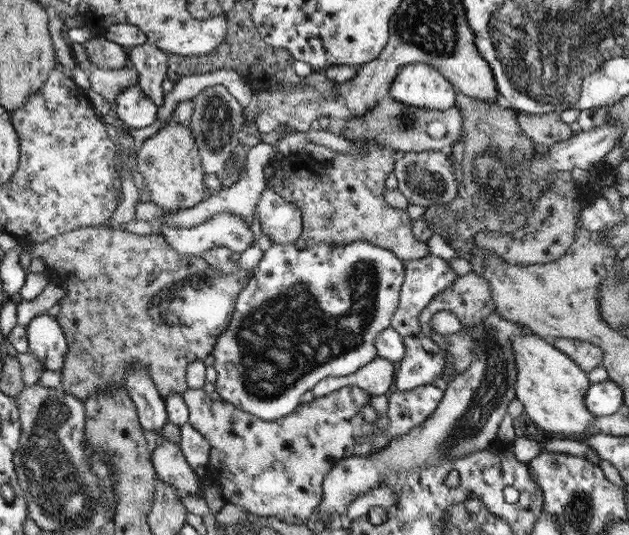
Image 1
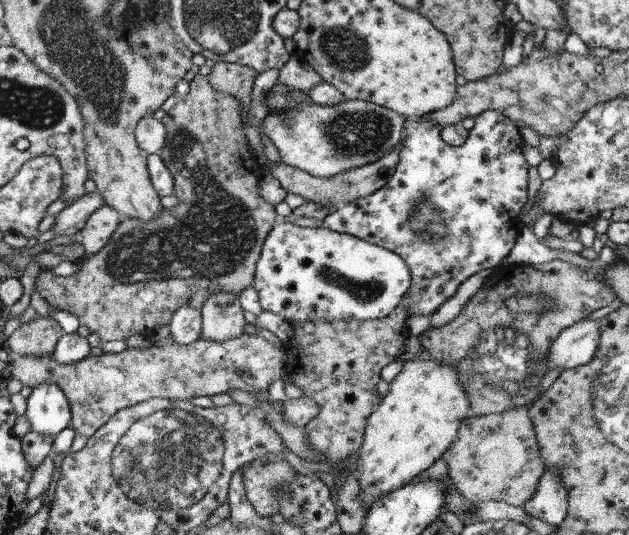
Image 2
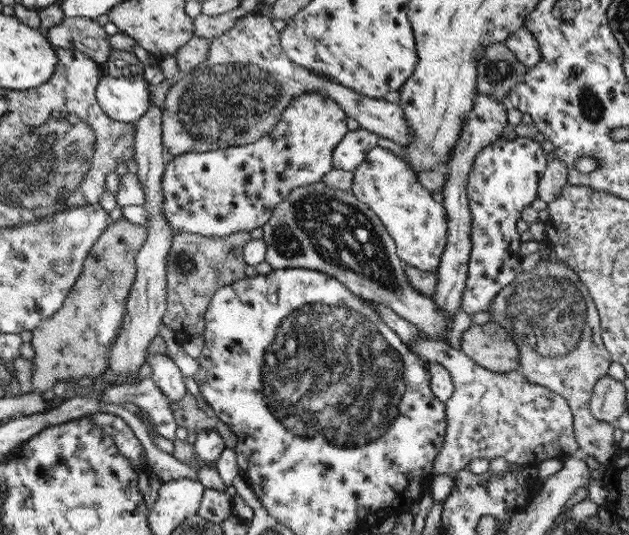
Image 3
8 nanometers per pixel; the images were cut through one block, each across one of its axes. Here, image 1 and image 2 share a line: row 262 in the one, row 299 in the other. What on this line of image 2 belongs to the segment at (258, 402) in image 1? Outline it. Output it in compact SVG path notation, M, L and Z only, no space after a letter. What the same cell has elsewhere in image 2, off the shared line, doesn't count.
M278 221L272 227L272 230L268 233L266 240L264 241L260 258L255 266L255 277L253 280L253 287L259 294L259 301L263 310L269 310L274 314L279 314L283 319L286 319L290 324L303 323L306 321L349 321L354 318L357 321L376 320L387 317L404 299L407 294L407 290L411 285L411 272L407 267L403 258L400 258L399 254L385 249L384 247L373 245L366 242L357 236L346 233L339 233L333 231L328 227L300 227L294 223Z

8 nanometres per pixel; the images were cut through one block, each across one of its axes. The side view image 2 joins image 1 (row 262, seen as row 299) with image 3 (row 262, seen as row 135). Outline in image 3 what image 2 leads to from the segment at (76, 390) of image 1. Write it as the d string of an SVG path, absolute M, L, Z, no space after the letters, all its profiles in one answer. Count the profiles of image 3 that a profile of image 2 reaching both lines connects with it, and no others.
M177 232L173 236L167 258L166 298L168 315L163 322L174 329L179 337L188 339L204 334L205 314L213 294L223 286L246 276L243 246L250 241L249 232L232 233L223 237L207 237L188 232Z

